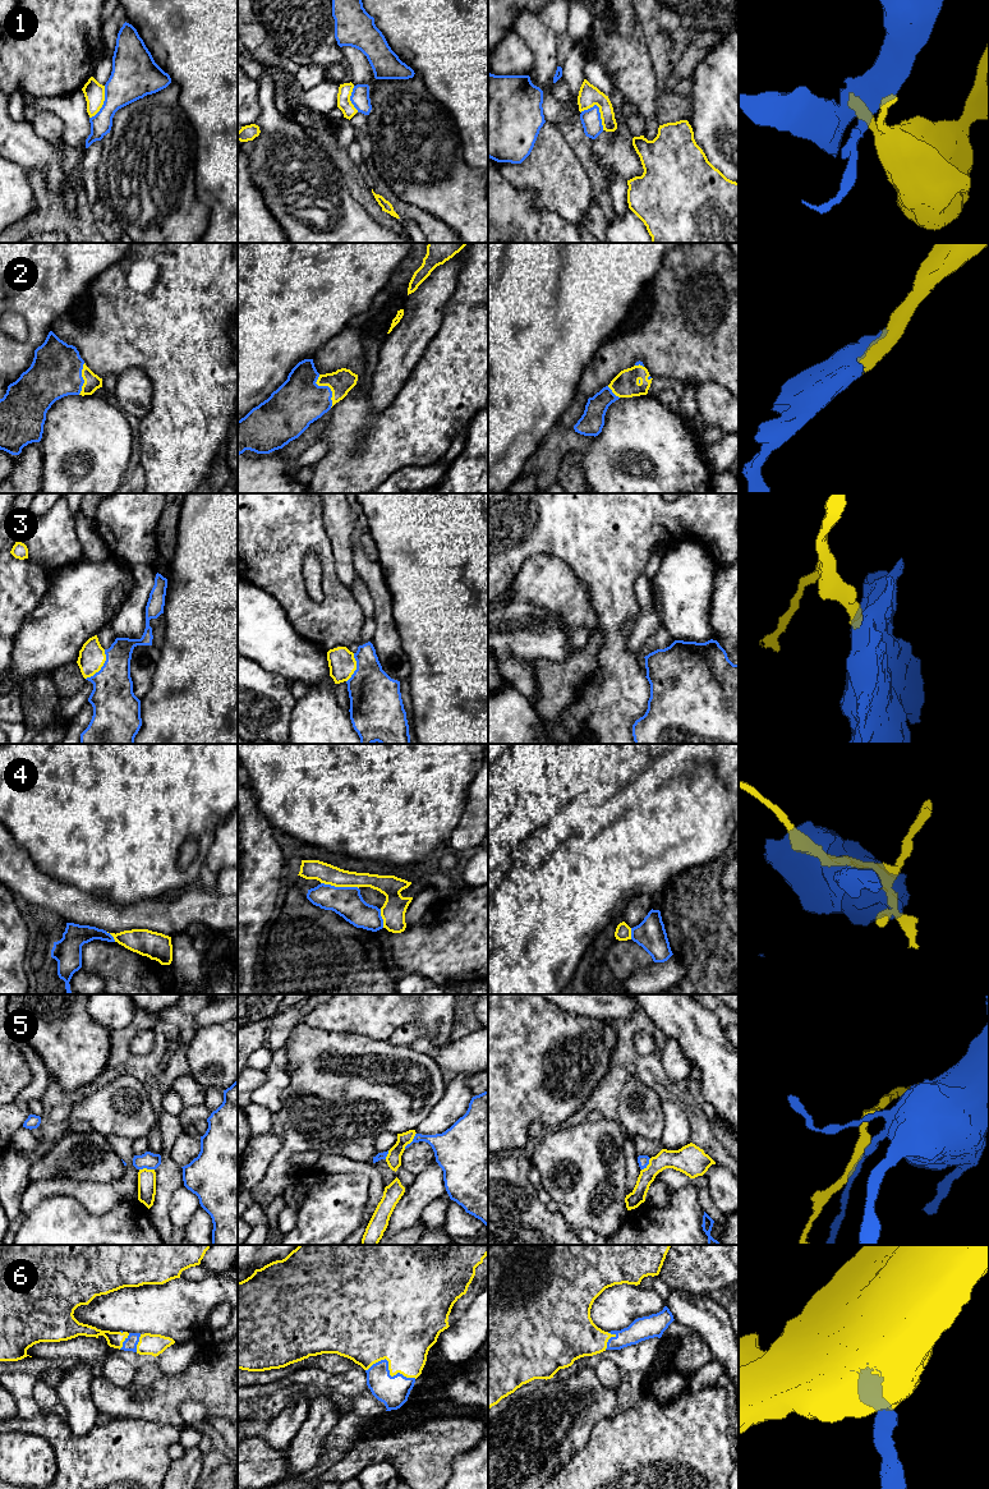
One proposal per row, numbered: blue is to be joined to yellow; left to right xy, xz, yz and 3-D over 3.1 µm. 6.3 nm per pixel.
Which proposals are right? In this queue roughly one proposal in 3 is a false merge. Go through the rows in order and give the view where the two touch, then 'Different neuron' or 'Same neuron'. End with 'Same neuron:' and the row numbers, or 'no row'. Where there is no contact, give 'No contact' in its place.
1: Touches yellow in yz. Different neuron
2: Touches yellow in xz. Same neuron
3: Touches yellow in xy. Same neuron
4: Touches yellow in xz. Different neuron
5: Touches yellow in xz. Different neuron
6: Touches yellow in xz. Same neuron
Same neuron: 2, 3, 6

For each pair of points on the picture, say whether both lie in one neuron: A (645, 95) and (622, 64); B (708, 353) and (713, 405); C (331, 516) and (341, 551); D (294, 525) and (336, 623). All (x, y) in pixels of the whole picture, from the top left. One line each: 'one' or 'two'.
A: one
B: two
C: one
D: one

